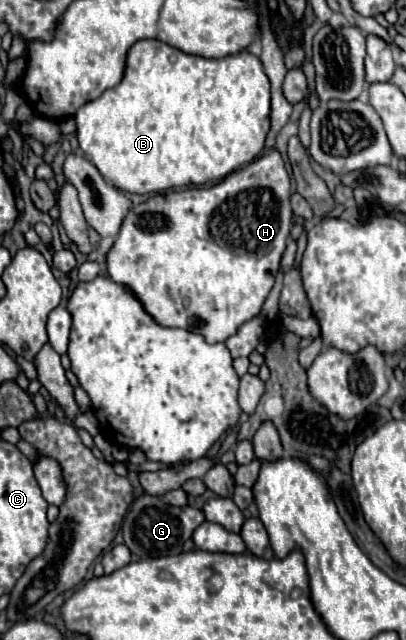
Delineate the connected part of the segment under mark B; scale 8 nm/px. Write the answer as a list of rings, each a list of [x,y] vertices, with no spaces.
[[[138,40],[136,44],[132,44],[132,48],[128,50],[126,56],[126,70],[124,70],[124,78],[118,86],[106,90],[102,96],[98,96],[96,100],[90,100],[86,104],[82,104],[78,108],[78,112],[74,114],[76,126],[78,126],[78,142],[82,152],[90,158],[90,162],[100,170],[100,174],[118,190],[130,192],[130,194],[154,194],[154,192],[164,192],[168,188],[180,188],[180,186],[188,186],[188,184],[206,184],[212,180],[222,180],[228,174],[232,174],[234,170],[254,162],[262,150],[264,150],[264,142],[266,136],[270,132],[270,112],[272,112],[272,104],[270,104],[270,80],[264,72],[264,66],[260,62],[260,58],[256,58],[250,52],[238,52],[234,56],[226,56],[226,58],[202,58],[202,56],[192,56],[192,54],[184,54],[178,48],[172,48],[160,40]]]

